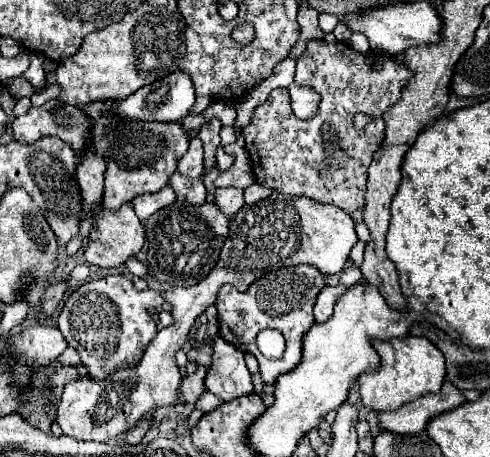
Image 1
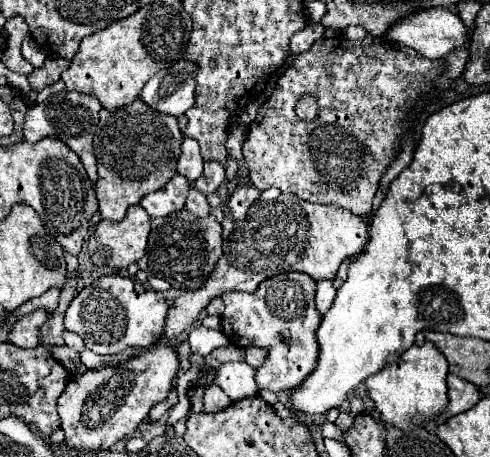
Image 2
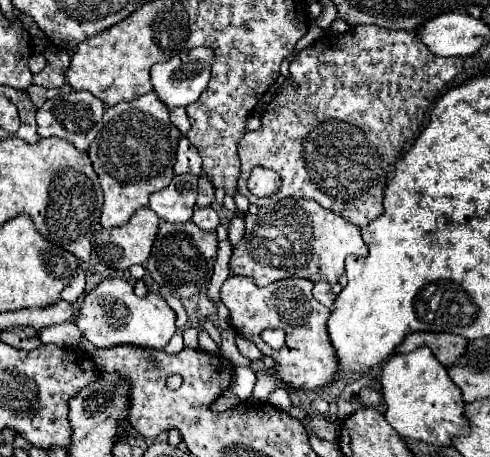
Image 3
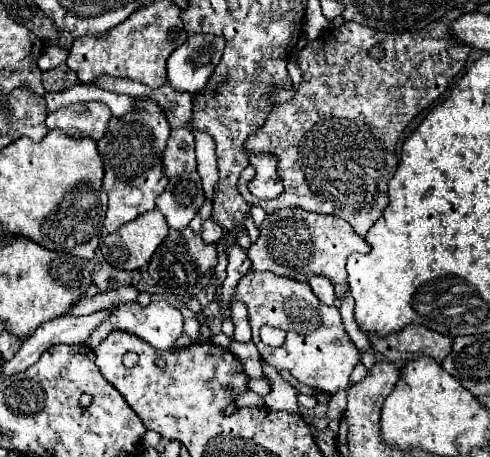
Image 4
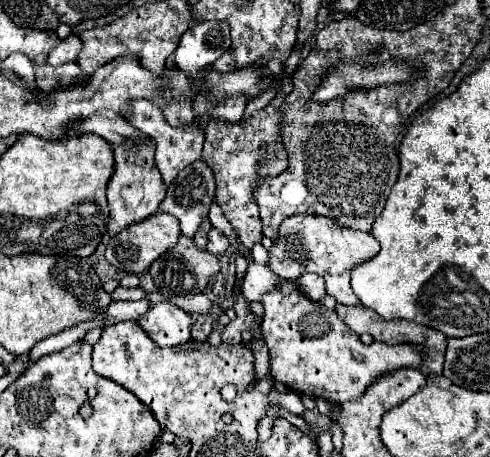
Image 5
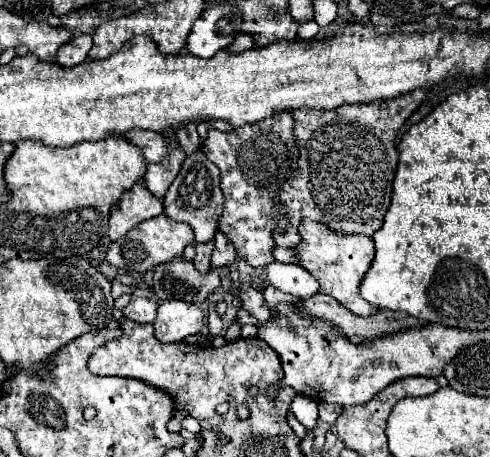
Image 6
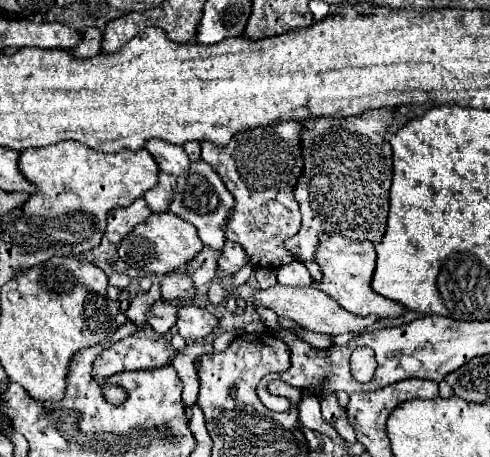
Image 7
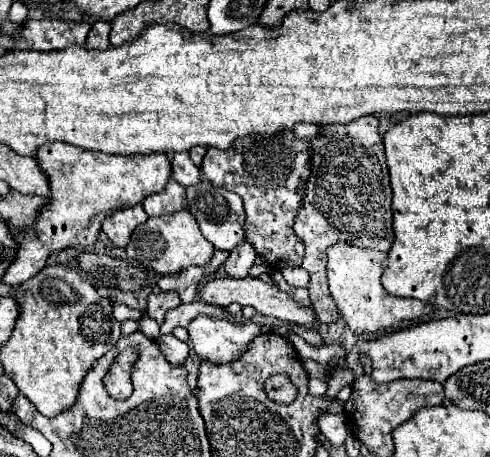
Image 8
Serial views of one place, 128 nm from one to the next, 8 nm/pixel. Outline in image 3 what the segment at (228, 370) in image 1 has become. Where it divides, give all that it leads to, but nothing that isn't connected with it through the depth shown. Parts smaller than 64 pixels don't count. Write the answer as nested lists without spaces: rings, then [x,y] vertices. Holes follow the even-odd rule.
[[[234,368],[234,378],[232,378],[232,390],[236,392],[236,396],[240,400],[246,400],[252,396],[252,388],[256,384],[256,374],[252,372],[252,368]]]

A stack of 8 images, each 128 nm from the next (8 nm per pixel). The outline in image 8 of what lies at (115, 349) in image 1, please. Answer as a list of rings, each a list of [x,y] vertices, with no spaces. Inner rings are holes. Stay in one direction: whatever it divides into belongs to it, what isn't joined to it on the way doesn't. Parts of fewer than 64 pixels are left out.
[[[198,316],[186,328],[194,352],[212,364],[228,364],[240,358],[254,336],[260,334],[260,324],[248,320],[244,324],[230,324],[214,316]]]

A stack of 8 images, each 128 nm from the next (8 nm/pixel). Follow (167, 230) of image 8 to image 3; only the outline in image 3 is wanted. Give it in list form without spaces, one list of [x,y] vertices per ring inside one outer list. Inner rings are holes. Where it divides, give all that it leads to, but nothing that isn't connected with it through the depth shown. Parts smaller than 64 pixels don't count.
[[[140,208],[124,226],[112,228],[108,232],[118,234],[118,248],[130,248],[130,262],[144,264],[152,252],[158,226],[158,214],[152,212],[150,208]]]

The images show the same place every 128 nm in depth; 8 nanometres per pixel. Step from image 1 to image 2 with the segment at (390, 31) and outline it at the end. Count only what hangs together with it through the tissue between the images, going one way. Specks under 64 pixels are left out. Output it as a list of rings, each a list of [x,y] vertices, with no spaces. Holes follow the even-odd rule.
[[[432,8],[424,12],[416,12],[416,16],[410,16],[410,20],[402,20],[396,28],[392,28],[392,34],[384,36],[390,44],[404,44],[408,48],[416,48],[422,56],[430,60],[440,60],[448,56],[452,50],[462,48],[468,42],[468,26],[462,22],[462,18],[446,8]]]

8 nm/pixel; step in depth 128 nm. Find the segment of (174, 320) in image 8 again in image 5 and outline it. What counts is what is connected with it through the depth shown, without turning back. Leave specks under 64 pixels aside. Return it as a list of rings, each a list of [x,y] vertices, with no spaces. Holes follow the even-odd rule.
[[[146,300],[112,302],[108,306],[108,312],[104,312],[104,316],[108,316],[108,324],[114,324],[114,322],[118,324],[126,320],[140,320],[148,310],[150,310],[150,304]]]

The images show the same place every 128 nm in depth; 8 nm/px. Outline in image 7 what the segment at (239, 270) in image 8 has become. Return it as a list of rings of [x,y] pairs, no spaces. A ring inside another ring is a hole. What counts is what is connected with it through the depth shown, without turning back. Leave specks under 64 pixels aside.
[[[226,240],[226,246],[222,250],[222,256],[218,260],[218,266],[228,274],[228,276],[234,276],[244,264],[248,264],[250,258],[246,254],[244,248],[240,248],[240,244],[236,242],[230,242]]]

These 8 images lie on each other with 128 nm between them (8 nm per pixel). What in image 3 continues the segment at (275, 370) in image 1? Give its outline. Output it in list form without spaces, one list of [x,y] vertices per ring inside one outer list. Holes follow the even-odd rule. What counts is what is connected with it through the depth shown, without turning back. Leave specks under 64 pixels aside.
[[[228,276],[220,290],[220,300],[228,306],[232,326],[252,340],[264,354],[276,360],[276,376],[268,376],[264,372],[257,372],[257,381],[252,397],[267,400],[272,390],[278,388],[278,382],[286,382],[294,388],[316,390],[330,386],[340,372],[340,362],[336,360],[336,350],[328,336],[328,318],[330,310],[322,306],[312,296],[312,280],[306,278],[286,278],[274,282],[270,286],[258,288],[250,276]],[[266,328],[282,328],[286,330],[286,346],[280,350],[272,350],[268,344],[262,342],[260,332]]]

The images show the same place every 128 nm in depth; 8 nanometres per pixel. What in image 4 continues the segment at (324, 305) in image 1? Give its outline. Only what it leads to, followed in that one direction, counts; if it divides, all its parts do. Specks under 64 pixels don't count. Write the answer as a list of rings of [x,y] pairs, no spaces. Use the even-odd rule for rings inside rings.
[[[312,276],[312,278],[310,278],[310,286],[312,286],[316,298],[318,298],[322,304],[328,304],[328,306],[334,304],[334,298],[336,298],[336,296],[334,296],[334,286],[330,284],[328,278],[324,278],[324,276]]]

